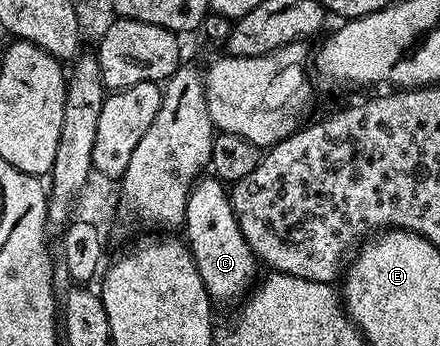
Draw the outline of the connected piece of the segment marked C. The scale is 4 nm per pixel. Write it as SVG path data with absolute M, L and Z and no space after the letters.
M202 175L191 187L183 237L189 246L189 252L193 254L205 290L214 302L244 298L254 288L259 277L259 258L254 255L253 248L243 235L237 216L233 213L230 190L216 177Z

